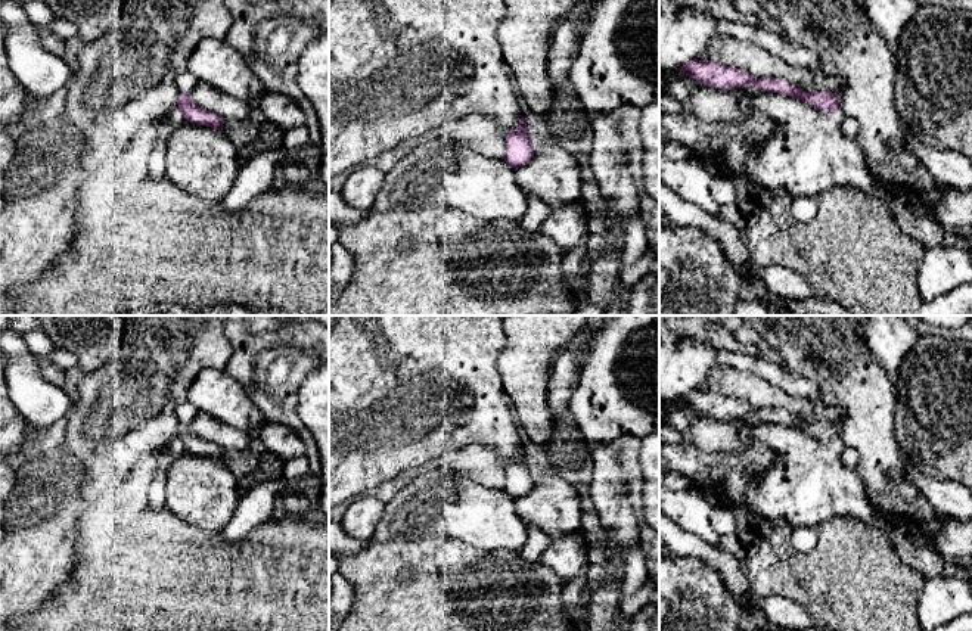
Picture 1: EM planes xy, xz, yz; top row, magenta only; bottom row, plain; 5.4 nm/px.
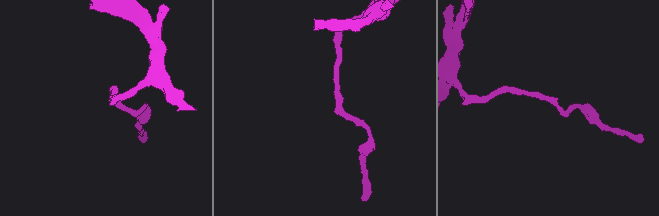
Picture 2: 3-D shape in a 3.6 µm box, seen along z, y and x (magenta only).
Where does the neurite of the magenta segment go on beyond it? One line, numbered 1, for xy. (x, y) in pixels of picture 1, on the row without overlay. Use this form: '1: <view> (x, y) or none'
1: none

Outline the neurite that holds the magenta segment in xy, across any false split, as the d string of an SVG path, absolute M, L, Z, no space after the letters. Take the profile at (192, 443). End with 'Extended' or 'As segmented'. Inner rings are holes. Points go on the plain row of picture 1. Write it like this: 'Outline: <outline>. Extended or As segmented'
Outline: M186 423L178 425L177 441L192 454L223 460L223 448L195 435Z. As segmented

